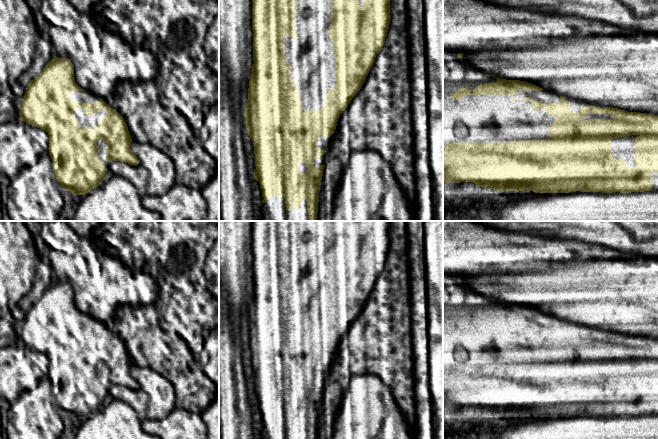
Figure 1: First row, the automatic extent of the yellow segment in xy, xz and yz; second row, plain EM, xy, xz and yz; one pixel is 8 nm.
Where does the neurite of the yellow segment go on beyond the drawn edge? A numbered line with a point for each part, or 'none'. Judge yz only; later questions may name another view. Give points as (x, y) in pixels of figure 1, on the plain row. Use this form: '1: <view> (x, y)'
1: yz (476, 342)

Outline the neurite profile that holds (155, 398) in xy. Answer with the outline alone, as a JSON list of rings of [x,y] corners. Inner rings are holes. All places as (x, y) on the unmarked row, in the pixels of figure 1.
[[[132,365],[130,372],[140,387],[133,390],[121,385],[112,385],[109,389],[110,398],[129,404],[140,420],[163,419],[174,410],[176,395],[169,380],[147,367]]]

